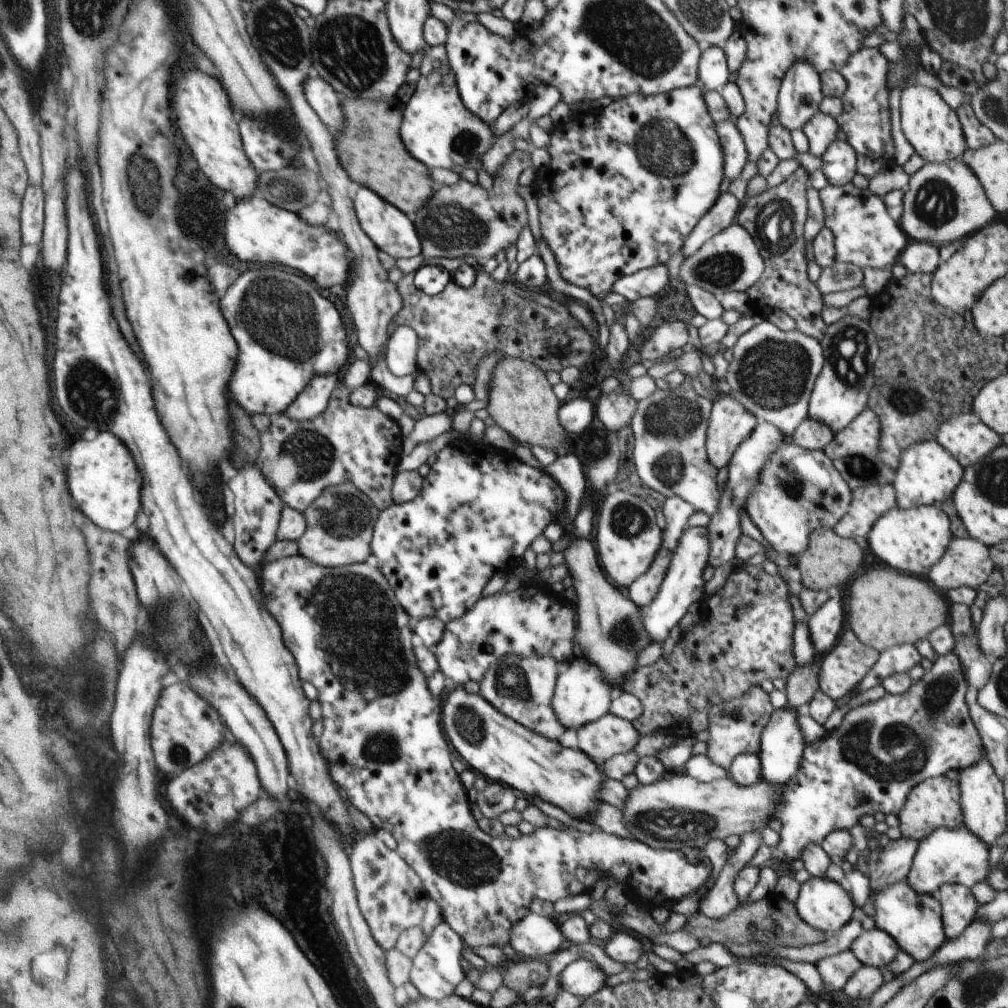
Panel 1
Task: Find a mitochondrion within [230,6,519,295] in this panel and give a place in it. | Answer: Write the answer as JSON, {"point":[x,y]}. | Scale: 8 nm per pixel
{"point":[347,44]}

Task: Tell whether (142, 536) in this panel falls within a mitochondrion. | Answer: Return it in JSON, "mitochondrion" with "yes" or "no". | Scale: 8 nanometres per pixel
{"mitochondrion":"no"}

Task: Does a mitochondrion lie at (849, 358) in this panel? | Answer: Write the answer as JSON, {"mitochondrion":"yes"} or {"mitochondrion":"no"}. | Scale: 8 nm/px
{"mitochondrion":"yes"}

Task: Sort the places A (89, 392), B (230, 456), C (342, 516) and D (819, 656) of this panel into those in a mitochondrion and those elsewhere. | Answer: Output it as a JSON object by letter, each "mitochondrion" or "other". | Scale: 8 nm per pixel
{"A":"mitochondrion","B":"other","C":"mitochondrion","D":"other"}

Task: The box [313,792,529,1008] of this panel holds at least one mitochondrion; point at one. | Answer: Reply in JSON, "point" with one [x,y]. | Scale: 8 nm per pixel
{"point":[467,862]}

